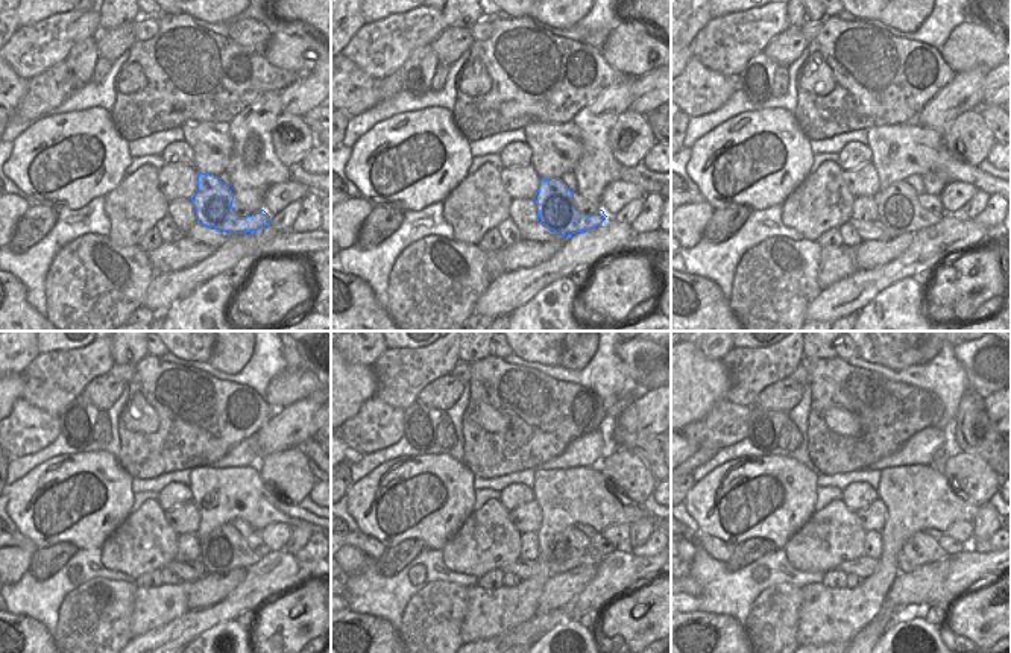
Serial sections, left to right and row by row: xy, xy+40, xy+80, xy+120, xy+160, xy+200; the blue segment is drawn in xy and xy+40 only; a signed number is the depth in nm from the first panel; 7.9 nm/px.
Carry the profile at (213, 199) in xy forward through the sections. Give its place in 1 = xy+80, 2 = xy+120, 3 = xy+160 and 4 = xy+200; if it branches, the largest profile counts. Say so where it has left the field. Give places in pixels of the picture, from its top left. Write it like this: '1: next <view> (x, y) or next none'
1: next xy+80 (899, 207)
2: next xy+120 (223, 548)
3: next xy+160 (570, 548)
4: next xy+200 (920, 548)

